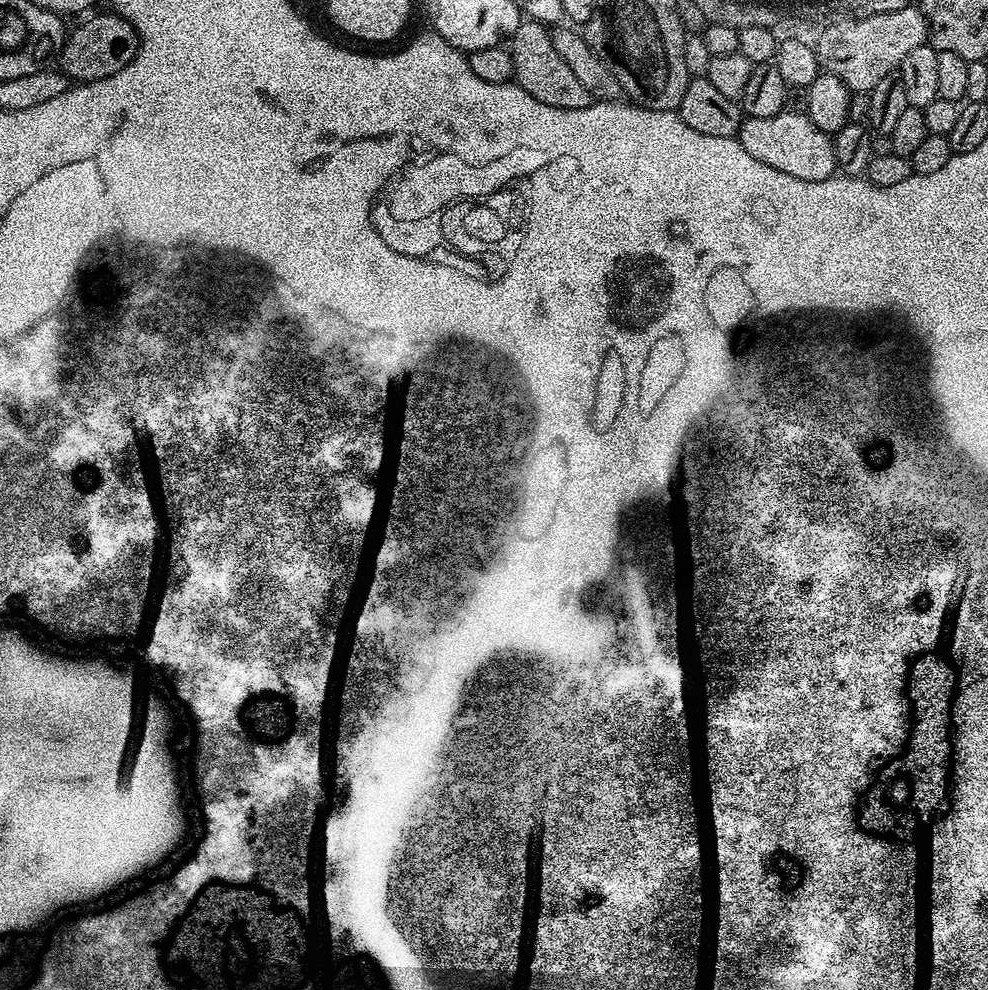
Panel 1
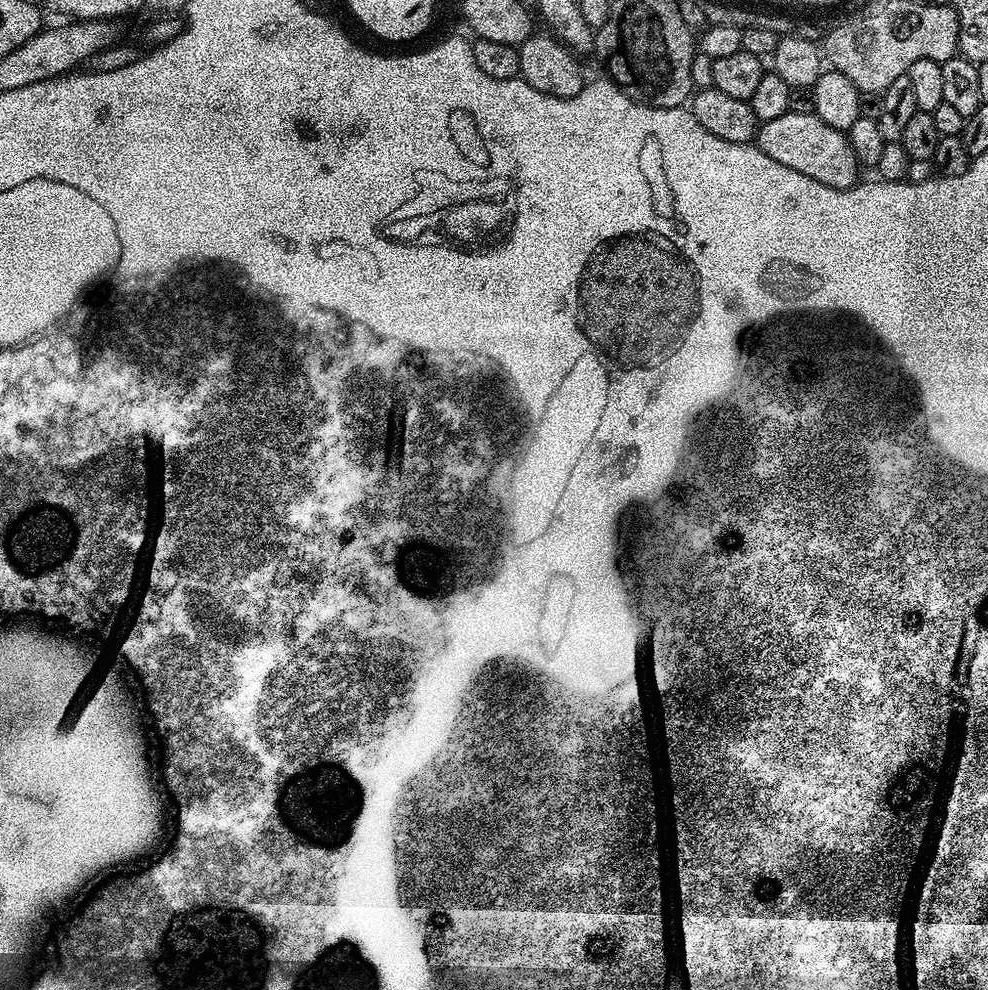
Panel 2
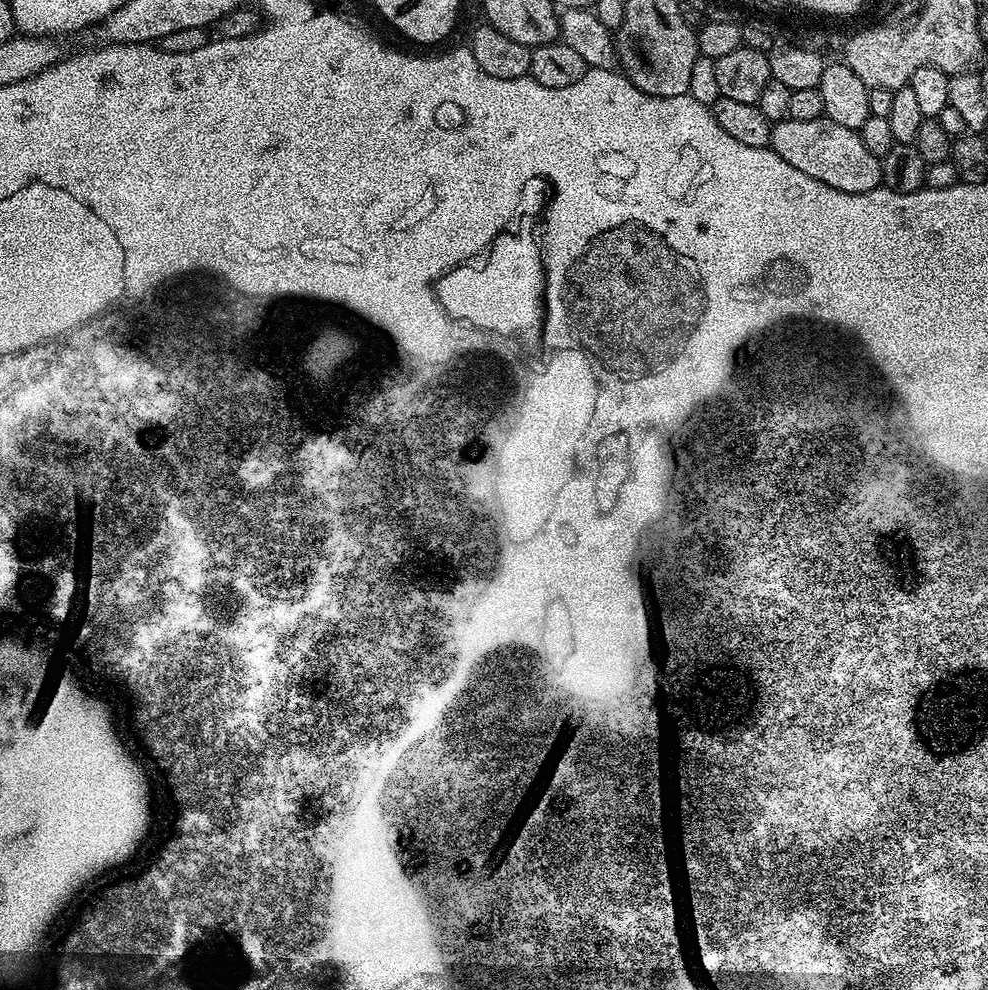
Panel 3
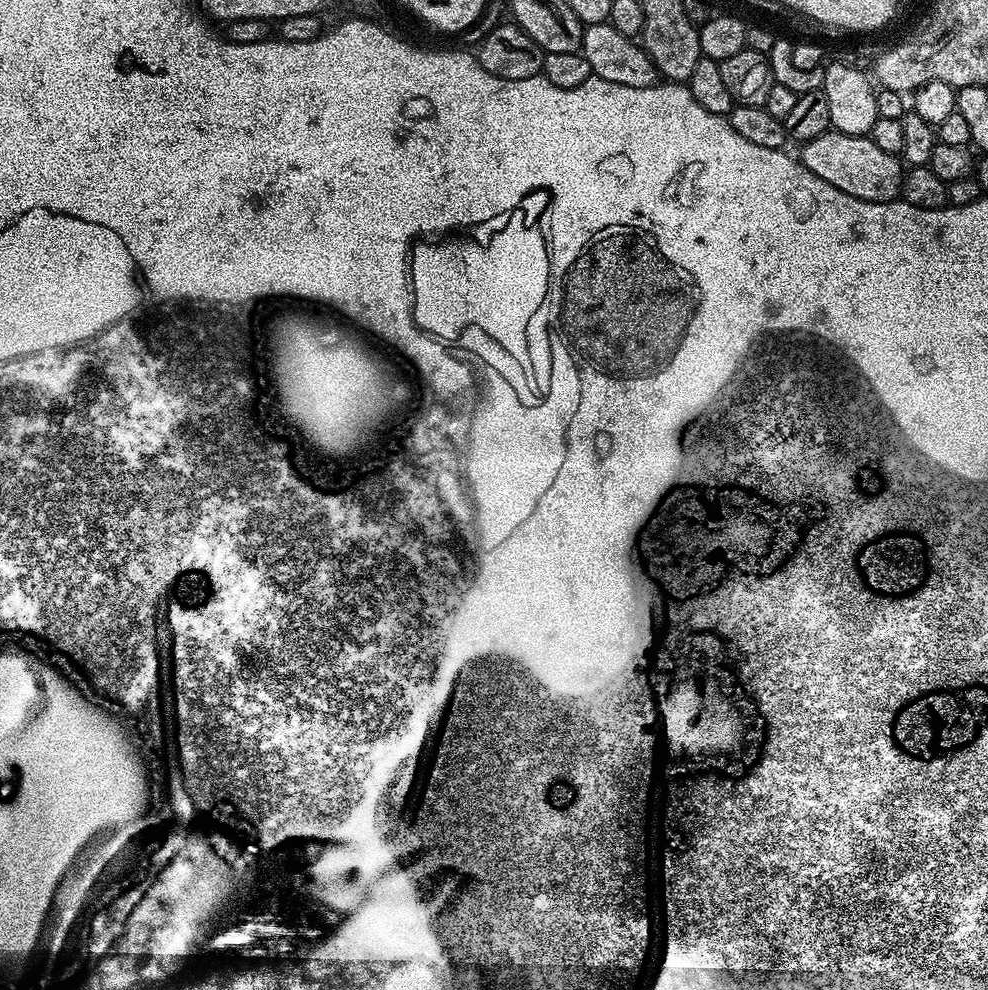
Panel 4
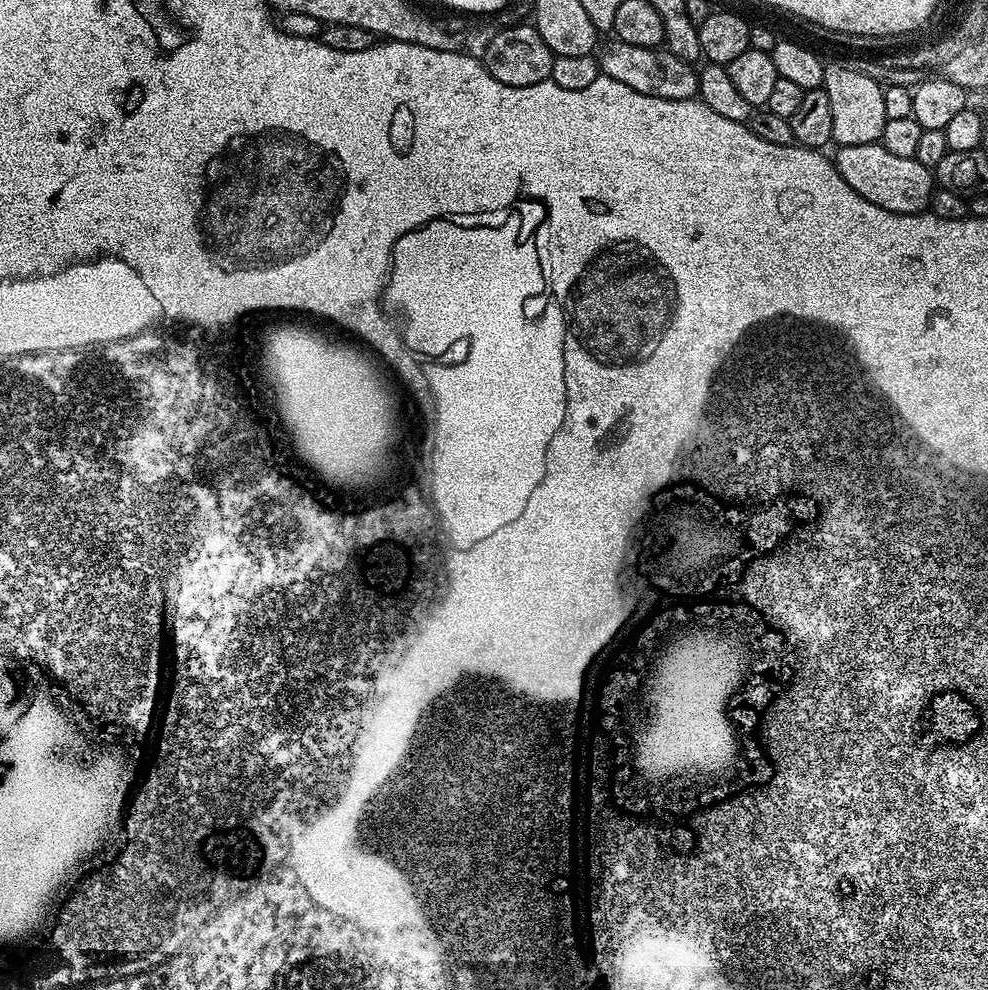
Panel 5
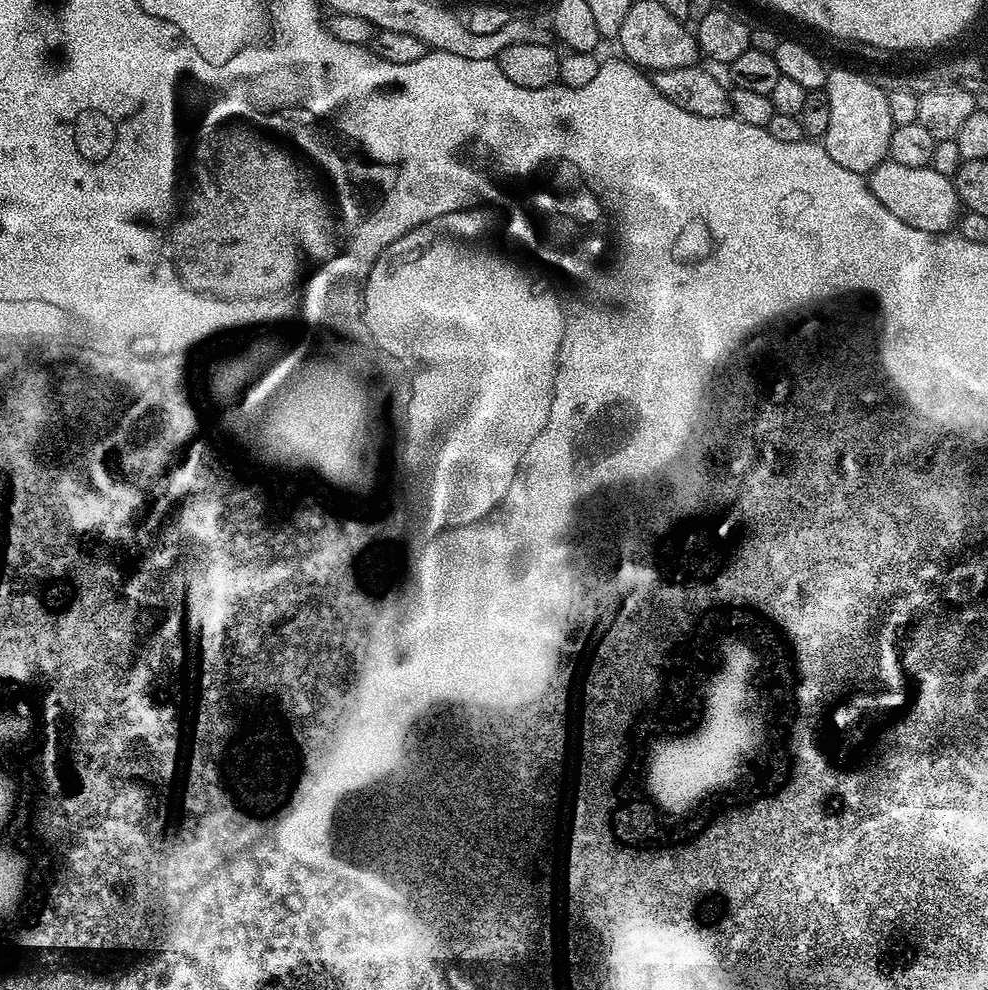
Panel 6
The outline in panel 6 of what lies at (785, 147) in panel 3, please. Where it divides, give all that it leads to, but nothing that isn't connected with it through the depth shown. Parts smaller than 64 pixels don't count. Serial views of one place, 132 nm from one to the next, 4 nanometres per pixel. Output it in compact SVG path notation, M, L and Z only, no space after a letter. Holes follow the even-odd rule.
M889 158L874 171L867 173L866 186L872 191L872 196L878 198L878 202L886 206L886 210L894 214L894 218L904 226L914 226L914 230L947 233L951 233L957 227L962 205L953 177L938 174L938 170L930 166L902 166Z

